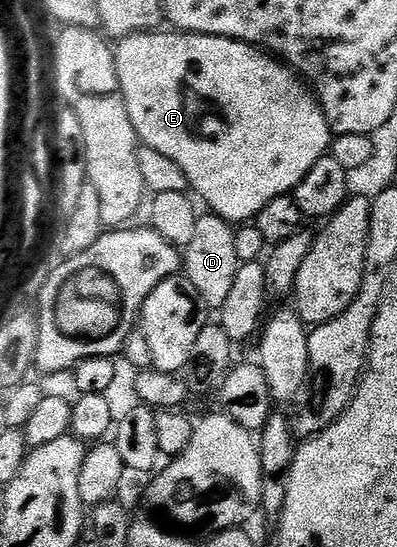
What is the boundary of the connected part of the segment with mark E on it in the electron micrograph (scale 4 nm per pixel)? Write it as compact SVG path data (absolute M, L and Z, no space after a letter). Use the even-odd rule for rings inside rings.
M180 31L165 32L132 33L129 37L120 38L115 45L113 58L117 64L119 87L123 91L127 115L131 115L131 123L135 127L140 144L151 147L162 155L167 155L167 159L179 163L179 167L183 167L183 175L187 175L189 180L189 189L198 198L201 196L213 208L210 210L216 216L230 223L252 222L259 215L259 211L263 211L263 207L271 203L271 199L279 199L292 194L297 184L307 175L307 171L311 171L311 167L315 167L315 163L319 163L319 159L323 159L330 152L331 134L325 113L321 109L321 103L294 70L264 49L230 37L212 37L206 33L182 33Z

